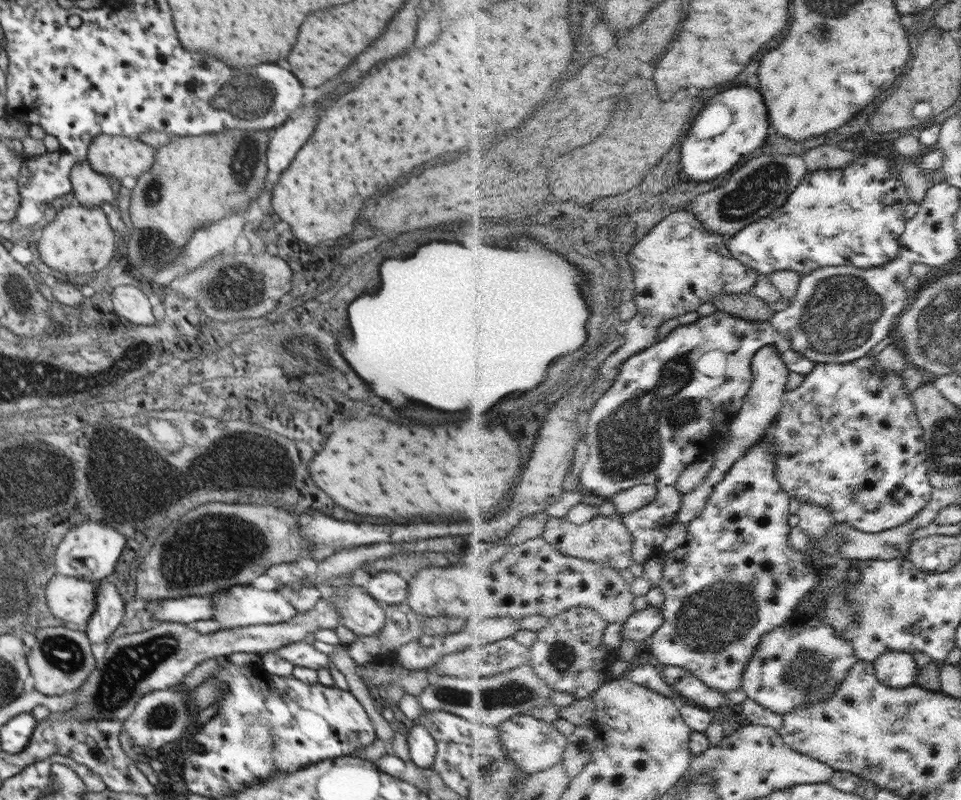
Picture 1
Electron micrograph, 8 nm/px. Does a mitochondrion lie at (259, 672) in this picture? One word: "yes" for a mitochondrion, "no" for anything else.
no

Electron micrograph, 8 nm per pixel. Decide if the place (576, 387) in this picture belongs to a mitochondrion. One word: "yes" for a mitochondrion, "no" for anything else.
no

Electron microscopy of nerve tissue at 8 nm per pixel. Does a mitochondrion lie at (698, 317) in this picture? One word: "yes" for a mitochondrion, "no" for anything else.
no

